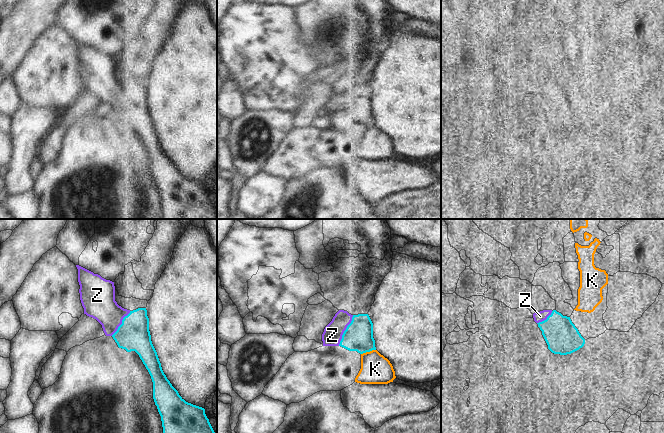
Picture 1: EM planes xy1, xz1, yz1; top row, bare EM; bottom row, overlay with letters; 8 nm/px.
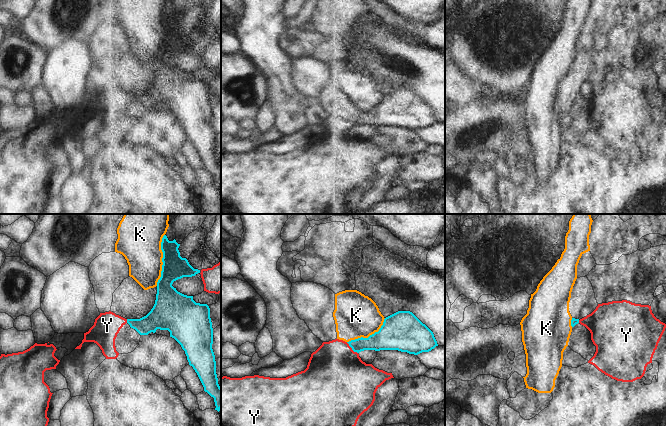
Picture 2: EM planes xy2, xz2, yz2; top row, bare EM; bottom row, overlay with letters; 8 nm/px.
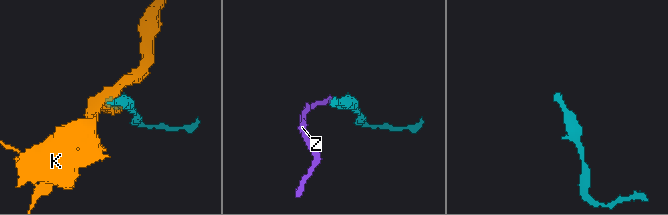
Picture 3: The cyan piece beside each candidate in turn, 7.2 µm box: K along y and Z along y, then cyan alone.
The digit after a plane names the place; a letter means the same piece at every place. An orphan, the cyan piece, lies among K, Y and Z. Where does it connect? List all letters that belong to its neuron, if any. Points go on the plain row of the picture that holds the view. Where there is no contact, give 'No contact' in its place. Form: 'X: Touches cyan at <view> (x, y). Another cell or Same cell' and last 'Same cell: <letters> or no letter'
K: Touches cyan at xy2 (162, 36). Another cell
Y: Touches cyan at xz2 (351, 123). Another cell
Z: Touches cyan at xz1 (345, 106). Same cell
Same cell: Z

